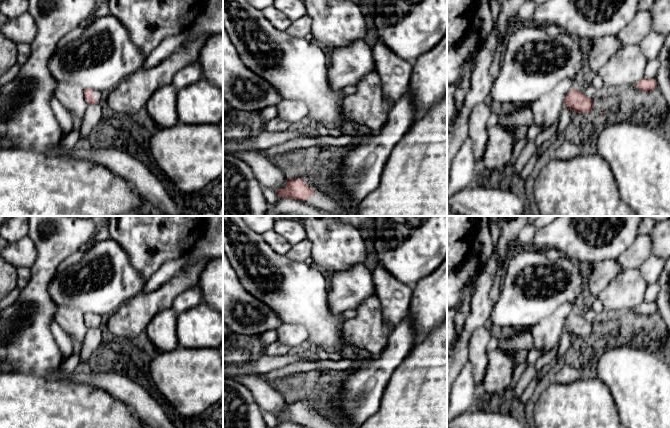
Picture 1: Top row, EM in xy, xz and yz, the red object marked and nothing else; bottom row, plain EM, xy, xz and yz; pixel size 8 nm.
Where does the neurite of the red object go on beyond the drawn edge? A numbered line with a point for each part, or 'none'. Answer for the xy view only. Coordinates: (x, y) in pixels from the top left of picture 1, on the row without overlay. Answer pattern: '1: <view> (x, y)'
1: xy (101, 319)

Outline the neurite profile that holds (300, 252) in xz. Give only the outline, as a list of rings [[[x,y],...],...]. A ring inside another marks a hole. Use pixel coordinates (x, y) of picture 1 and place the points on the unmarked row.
[[[306,238],[298,244],[292,246],[290,251],[286,254],[286,256],[293,261],[303,262],[311,256],[311,252],[312,243],[308,238]]]

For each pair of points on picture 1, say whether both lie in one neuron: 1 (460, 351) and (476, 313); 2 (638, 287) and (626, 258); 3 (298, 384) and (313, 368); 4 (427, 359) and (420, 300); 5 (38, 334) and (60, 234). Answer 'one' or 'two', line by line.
1: one
2: two
3: two
4: two
5: one

